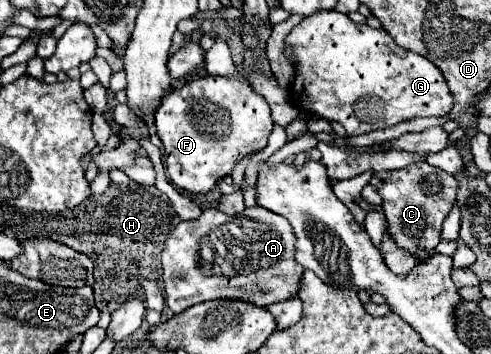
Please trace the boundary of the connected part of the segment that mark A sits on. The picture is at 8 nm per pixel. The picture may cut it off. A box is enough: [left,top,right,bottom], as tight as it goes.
[161,206,303,314]

